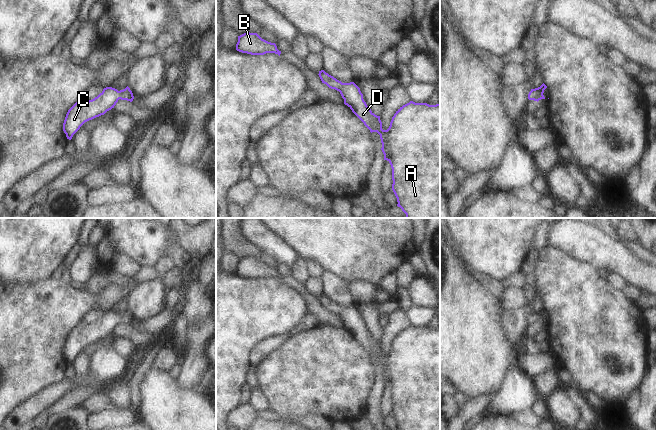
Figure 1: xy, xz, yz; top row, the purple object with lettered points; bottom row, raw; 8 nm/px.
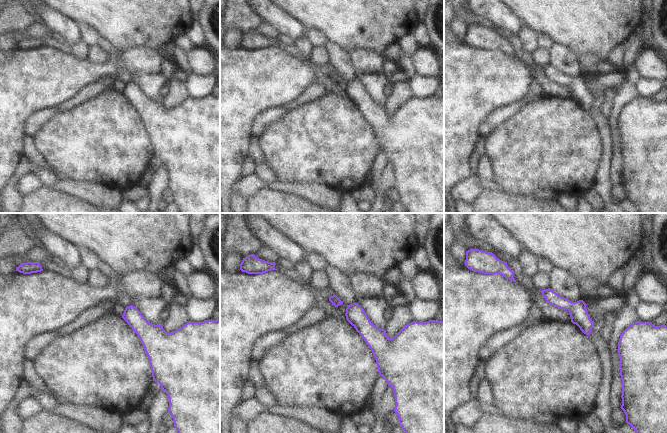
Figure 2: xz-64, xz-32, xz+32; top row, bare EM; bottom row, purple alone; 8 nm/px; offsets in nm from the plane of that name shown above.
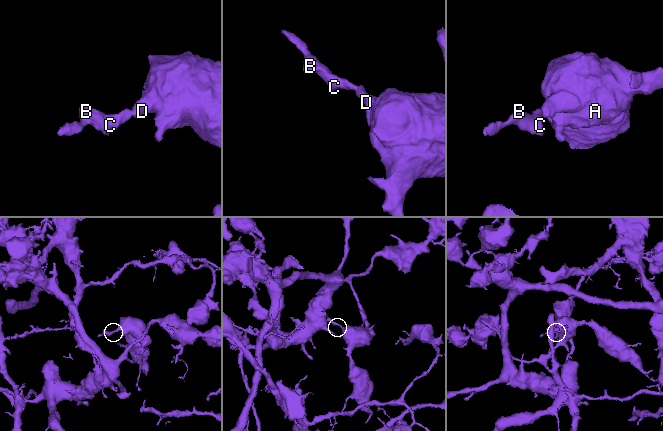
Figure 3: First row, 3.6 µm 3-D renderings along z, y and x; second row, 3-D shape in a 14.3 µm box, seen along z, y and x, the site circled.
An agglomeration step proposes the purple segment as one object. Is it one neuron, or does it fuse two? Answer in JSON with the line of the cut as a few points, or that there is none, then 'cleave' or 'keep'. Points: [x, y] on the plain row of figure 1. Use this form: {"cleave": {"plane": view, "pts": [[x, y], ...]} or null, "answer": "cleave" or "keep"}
{"cleave": null, "answer": "keep"}

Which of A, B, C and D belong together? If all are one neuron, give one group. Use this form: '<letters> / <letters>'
A B C D

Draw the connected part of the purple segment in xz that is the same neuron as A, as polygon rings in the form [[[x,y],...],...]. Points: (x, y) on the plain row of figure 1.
[[[324,294],[319,295],[318,299],[322,307],[340,316],[344,328],[352,334],[371,357],[377,356],[380,359],[384,384],[387,384],[392,392],[392,414],[397,422],[397,430],[440,430],[440,328],[429,329],[410,325],[396,335],[389,352],[383,354],[380,340],[375,339],[367,330],[360,312],[354,306],[342,307]]]

